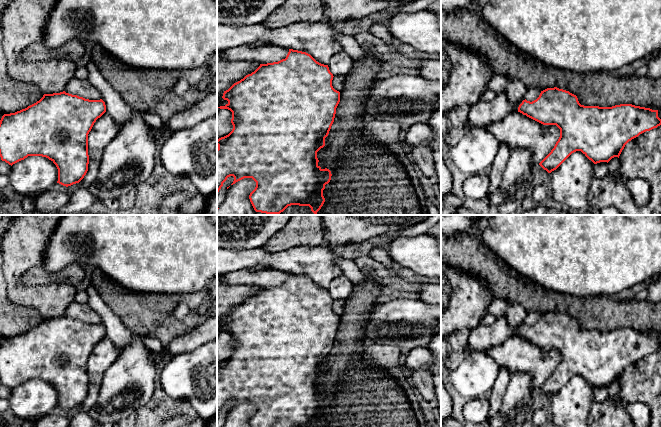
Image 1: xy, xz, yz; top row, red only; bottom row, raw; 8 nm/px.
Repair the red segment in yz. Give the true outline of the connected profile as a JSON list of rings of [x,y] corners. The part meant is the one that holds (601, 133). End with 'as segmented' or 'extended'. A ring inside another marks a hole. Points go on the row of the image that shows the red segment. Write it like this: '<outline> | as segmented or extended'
[[[557,87],[541,91],[539,97],[532,102],[523,100],[518,112],[543,125],[556,125],[560,129],[560,137],[554,148],[539,163],[548,173],[556,170],[576,151],[581,151],[594,164],[608,163],[614,157],[619,158],[629,141],[661,125],[658,110],[632,104],[584,106],[579,103],[576,95]]] | as segmented

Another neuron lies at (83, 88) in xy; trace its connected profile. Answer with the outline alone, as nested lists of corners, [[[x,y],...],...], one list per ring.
[[[75,77],[67,83],[64,91],[89,100],[102,99],[99,91],[88,80],[81,80]]]

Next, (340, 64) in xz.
[[[341,51],[331,57],[328,67],[333,76],[346,76],[353,67],[353,59]]]

